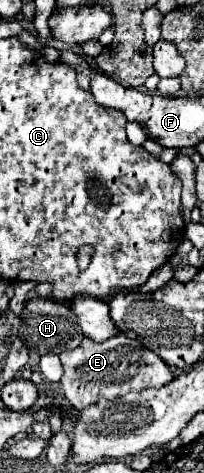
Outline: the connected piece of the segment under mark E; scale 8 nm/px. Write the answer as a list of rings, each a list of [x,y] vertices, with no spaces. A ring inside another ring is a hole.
[[[116,334],[106,342],[94,342],[90,338],[84,338],[78,348],[60,354],[60,360],[64,366],[64,376],[60,384],[66,400],[76,410],[82,410],[82,406],[96,402],[98,398],[118,398],[126,392],[158,388],[174,380],[174,372],[170,370],[170,366],[166,366],[162,358],[158,358],[158,354],[148,350],[142,342],[126,338],[124,334]],[[142,358],[148,358],[148,364],[144,364]]]

